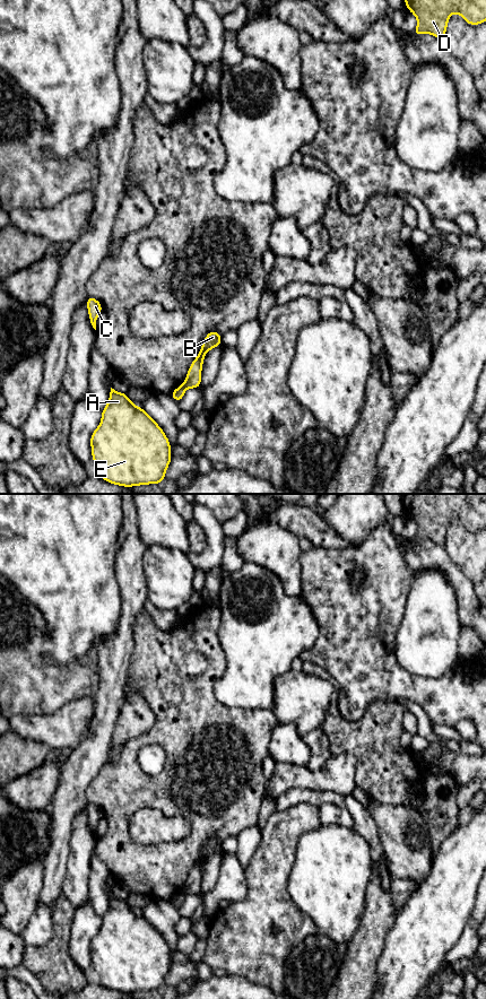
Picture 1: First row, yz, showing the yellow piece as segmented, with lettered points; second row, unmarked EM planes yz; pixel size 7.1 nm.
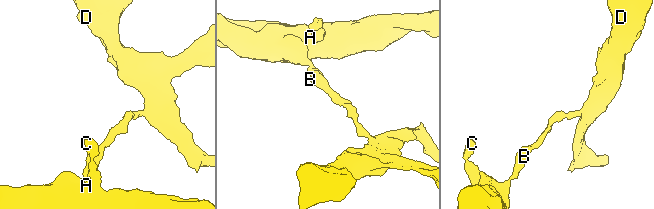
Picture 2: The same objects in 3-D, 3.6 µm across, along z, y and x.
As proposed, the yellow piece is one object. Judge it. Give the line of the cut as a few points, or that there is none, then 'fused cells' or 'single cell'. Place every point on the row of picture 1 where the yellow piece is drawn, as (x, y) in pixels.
cut yz (182, 384), (185, 388); fused cells

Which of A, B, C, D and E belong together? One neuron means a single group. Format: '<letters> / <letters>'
A C E / B D

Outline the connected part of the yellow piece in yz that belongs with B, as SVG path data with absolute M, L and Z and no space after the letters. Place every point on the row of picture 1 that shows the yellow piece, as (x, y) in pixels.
M211 330L205 337L198 356L194 358L189 367L189 372L183 382L185 389L194 389L201 386L201 371L205 356L210 349L219 345L222 345L222 336L216 330Z

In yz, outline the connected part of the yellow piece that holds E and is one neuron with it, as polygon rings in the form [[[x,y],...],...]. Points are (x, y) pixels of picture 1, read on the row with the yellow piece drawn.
[[[112,388],[90,446],[101,478],[122,487],[162,484],[172,460],[170,441],[158,424]]]

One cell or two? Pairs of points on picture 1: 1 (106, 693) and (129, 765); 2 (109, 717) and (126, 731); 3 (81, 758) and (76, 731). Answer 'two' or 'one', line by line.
1: two
2: two
3: two

